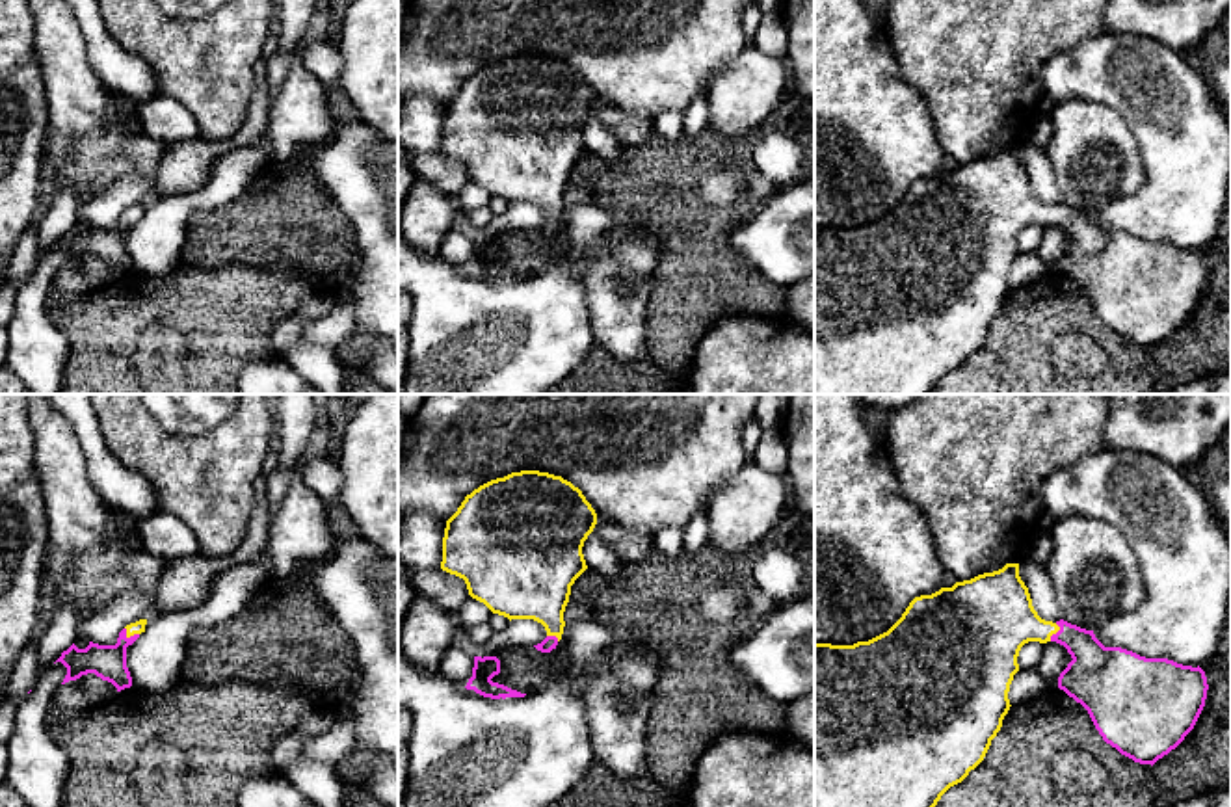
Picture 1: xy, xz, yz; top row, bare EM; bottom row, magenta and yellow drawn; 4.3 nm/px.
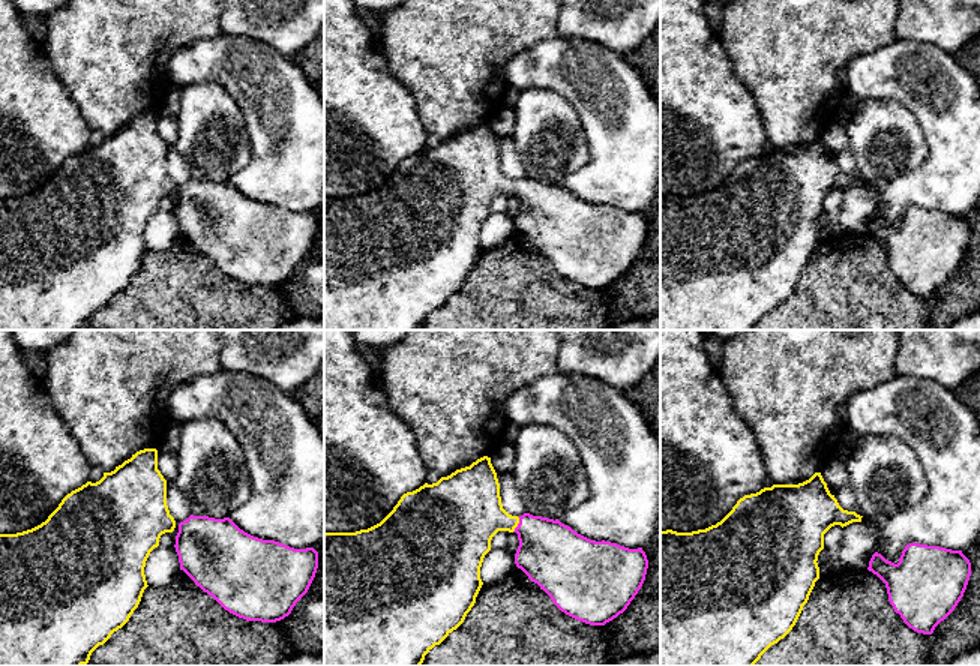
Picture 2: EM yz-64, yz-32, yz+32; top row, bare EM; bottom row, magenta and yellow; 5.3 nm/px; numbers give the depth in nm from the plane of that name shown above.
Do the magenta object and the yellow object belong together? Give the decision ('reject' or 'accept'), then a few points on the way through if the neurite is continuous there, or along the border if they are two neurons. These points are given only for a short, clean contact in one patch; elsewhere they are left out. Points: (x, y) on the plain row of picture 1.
accept | across xy (108, 246), (131, 220), (138, 211)

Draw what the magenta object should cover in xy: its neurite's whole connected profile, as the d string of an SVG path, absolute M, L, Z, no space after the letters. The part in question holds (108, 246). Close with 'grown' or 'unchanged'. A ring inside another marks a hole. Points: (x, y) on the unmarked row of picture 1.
M147 203L126 208L117 221L115 229L99 229L89 225L86 232L78 232L74 227L61 236L56 245L67 251L67 258L61 268L76 264L82 258L95 257L102 264L112 266L117 275L132 270L132 260L126 251L126 231L132 229L141 216L145 216Z; grown

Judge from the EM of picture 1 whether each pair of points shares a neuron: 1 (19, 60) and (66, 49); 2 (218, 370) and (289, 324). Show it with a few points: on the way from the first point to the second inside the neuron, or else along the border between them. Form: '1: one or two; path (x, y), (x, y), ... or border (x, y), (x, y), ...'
1: two; border (32, 19), (34, 58), (39, 67), (45, 99)
2: two; border (292, 313), (274, 328), (270, 354)

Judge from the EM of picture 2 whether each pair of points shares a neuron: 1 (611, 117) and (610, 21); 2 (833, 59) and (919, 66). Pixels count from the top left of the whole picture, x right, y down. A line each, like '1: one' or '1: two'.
1: two
2: two

